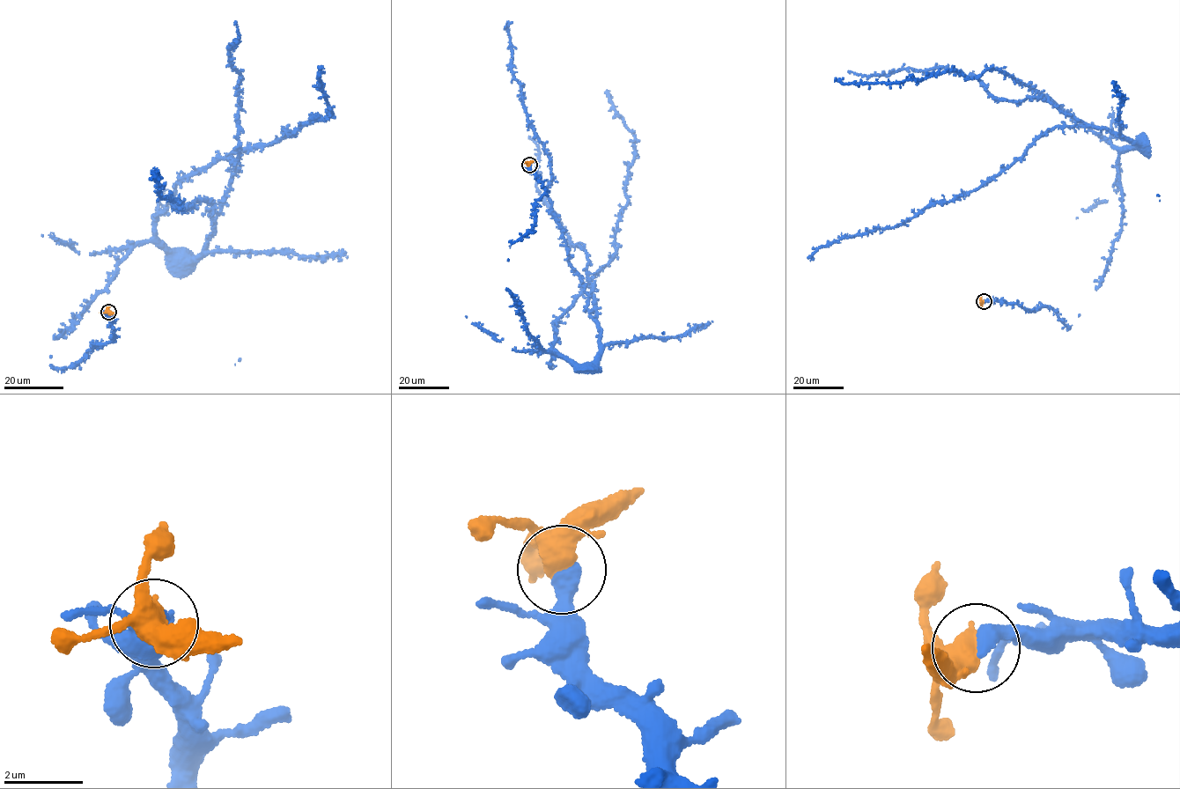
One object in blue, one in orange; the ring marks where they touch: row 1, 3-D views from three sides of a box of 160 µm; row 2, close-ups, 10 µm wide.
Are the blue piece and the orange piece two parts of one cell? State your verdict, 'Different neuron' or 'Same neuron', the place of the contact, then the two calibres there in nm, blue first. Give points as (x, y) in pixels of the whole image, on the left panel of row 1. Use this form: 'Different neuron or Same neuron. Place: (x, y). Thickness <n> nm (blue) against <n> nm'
Same neuron. Place: (108, 312). Thickness 480 nm (blue) against 460 nm

